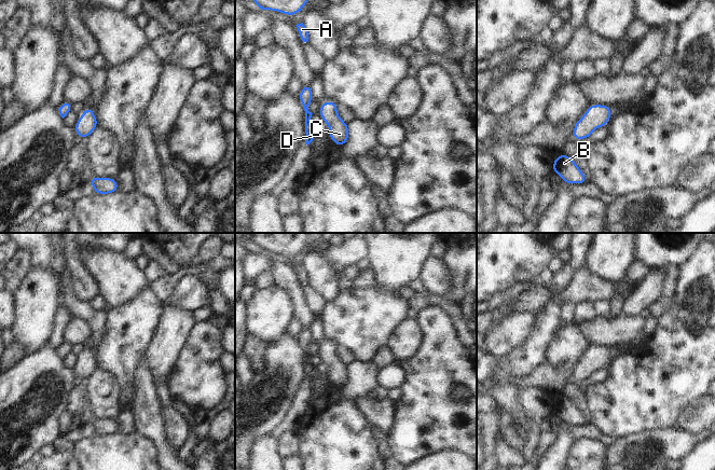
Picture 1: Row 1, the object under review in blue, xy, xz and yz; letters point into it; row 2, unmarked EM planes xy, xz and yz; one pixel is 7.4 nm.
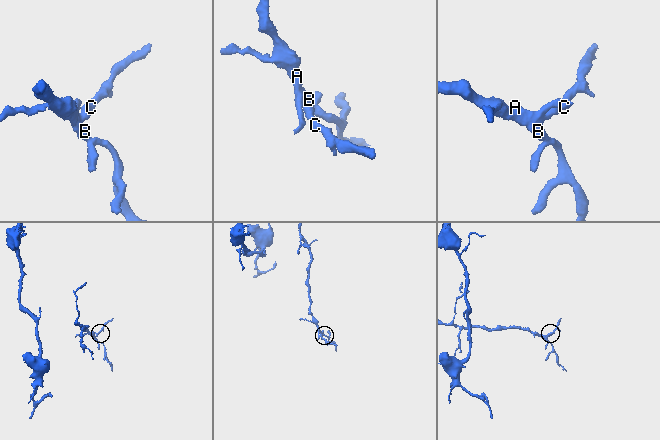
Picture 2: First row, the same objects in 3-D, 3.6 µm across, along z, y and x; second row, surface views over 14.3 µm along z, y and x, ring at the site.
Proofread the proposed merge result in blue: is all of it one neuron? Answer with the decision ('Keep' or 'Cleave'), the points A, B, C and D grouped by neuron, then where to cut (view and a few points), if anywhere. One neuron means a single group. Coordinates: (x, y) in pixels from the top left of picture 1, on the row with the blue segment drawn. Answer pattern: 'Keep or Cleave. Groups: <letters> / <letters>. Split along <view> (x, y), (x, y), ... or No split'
Keep. Groups: A B C D. No split

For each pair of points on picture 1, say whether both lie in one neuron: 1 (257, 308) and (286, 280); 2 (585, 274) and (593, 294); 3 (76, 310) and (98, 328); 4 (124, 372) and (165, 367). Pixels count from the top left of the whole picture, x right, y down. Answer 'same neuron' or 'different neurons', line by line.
1: different neurons
2: same neuron
3: same neuron
4: different neurons

